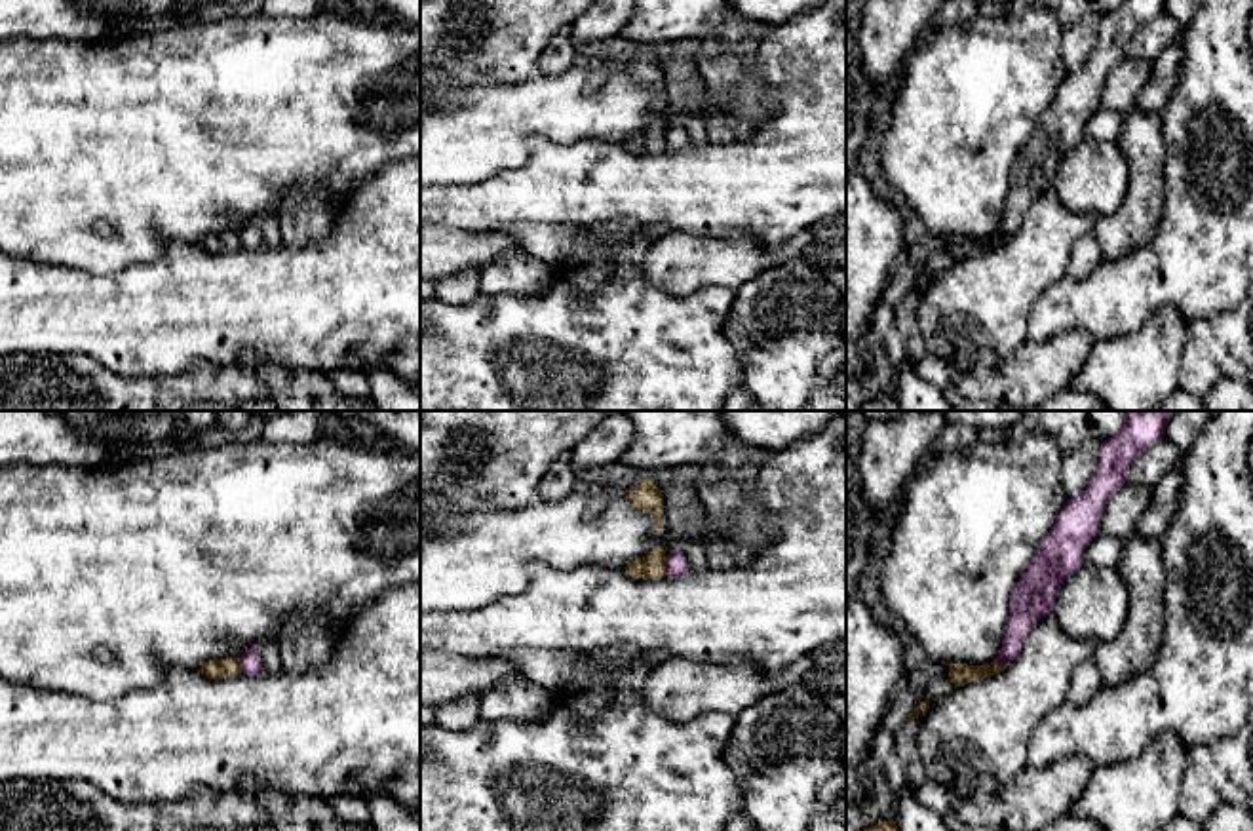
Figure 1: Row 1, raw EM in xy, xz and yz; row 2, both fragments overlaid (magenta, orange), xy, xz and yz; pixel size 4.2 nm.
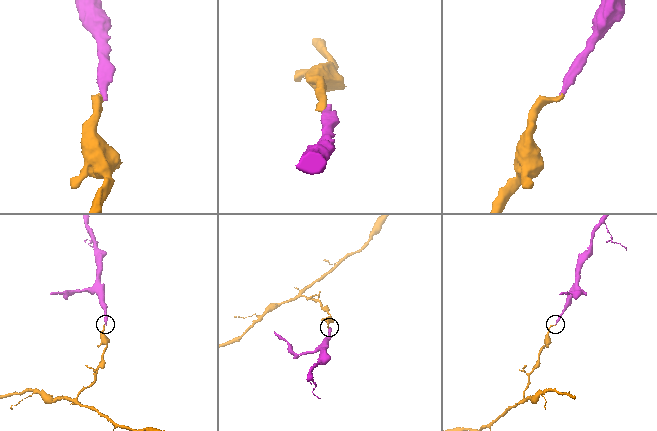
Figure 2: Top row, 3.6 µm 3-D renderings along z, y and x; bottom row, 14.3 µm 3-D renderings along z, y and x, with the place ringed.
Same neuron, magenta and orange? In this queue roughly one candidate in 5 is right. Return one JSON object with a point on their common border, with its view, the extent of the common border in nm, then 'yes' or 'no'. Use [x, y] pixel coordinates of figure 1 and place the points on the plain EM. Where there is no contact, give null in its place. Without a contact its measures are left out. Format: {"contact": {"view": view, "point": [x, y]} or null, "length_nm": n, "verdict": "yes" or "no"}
{"contact": {"view": "xz", "point": [666, 139]}, "length_nm": 90, "verdict": "no"}

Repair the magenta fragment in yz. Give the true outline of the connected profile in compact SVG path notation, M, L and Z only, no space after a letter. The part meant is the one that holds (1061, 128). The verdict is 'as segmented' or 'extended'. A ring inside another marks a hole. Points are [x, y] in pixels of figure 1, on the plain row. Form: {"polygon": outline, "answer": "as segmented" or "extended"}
{"polygon": "M1122 0L1101 17L1097 46L1086 65L1067 74L1038 127L1015 156L1010 192L996 238L1010 240L1034 198L1053 188L1061 158L1084 139L1089 116L1101 108L1108 74L1128 57L1135 32L1166 10L1167 0Z", "answer": "as segmented"}

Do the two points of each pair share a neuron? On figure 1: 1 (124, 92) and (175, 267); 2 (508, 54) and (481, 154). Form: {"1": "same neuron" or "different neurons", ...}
{"1": "different neurons", "2": "different neurons"}

